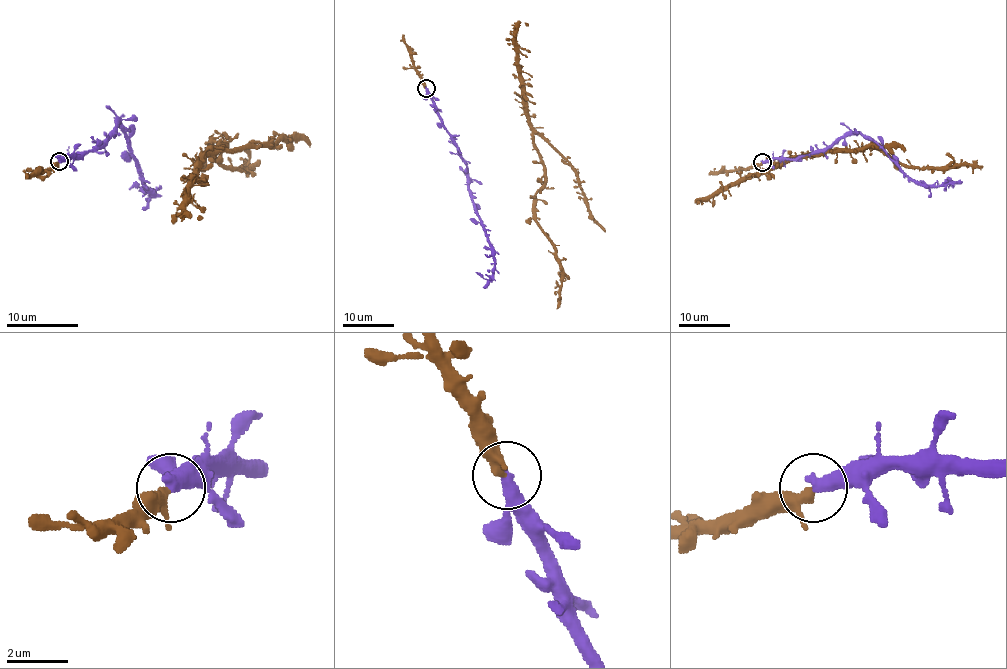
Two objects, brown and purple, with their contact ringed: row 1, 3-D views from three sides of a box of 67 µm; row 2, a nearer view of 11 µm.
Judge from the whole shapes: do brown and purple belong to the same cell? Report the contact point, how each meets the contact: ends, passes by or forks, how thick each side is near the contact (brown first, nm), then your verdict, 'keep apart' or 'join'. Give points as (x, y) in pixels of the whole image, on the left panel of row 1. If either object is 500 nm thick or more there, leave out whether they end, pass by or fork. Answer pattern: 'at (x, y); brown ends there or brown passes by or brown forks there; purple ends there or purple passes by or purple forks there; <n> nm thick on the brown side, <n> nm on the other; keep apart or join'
at (59, 161); brown passes by; purple ends there; 280 nm thick on the brown side, 480 nm on the other; join

